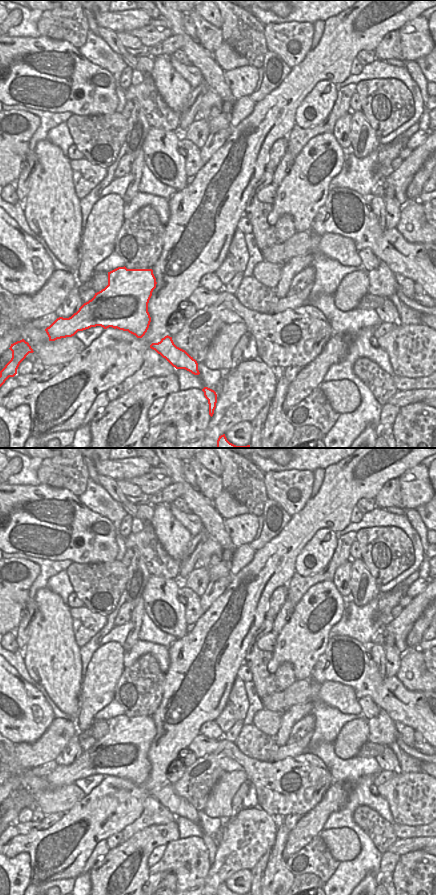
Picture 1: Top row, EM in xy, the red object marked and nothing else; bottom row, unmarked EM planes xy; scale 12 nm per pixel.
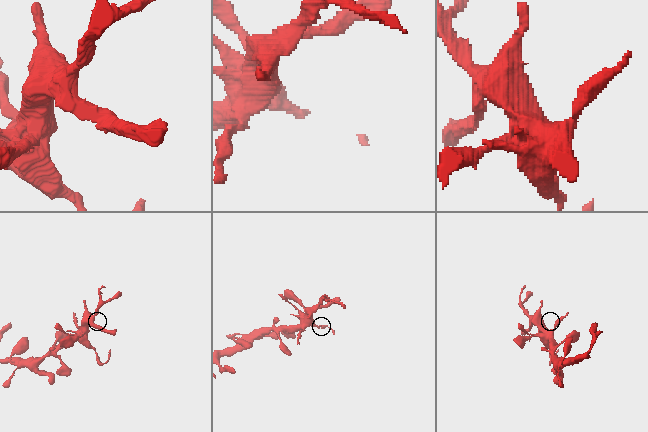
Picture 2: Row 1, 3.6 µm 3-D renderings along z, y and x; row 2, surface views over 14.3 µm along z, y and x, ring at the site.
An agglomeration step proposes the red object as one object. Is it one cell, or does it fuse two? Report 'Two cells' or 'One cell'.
Two cells

